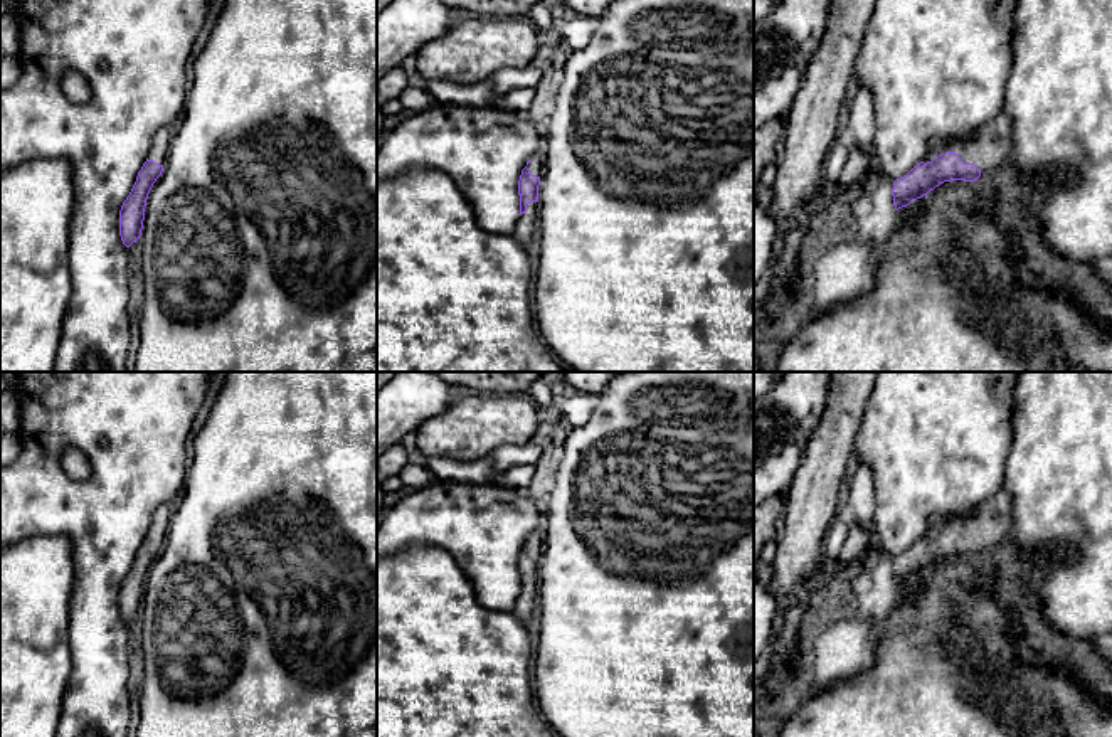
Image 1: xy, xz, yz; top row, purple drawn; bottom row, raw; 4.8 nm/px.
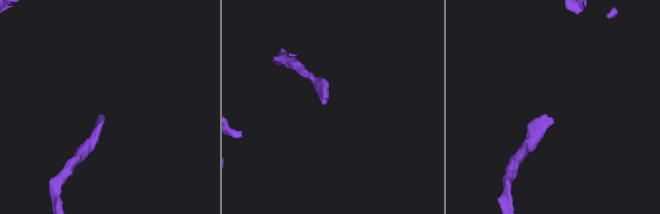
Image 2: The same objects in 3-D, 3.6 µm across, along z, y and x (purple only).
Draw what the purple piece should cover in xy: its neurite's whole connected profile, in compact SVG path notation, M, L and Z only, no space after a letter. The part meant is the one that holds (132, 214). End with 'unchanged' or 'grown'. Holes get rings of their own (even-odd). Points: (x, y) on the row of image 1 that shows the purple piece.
M162 128L153 136L153 145L150 148L148 158L143 163L141 170L138 172L136 182L130 195L121 205L119 236L126 247L136 242L141 236L146 199L153 183L163 172L172 135L173 128Z; grown

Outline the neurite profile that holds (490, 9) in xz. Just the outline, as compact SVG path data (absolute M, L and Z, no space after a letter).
M441 0L449 7L466 8L485 19L523 19L542 0Z

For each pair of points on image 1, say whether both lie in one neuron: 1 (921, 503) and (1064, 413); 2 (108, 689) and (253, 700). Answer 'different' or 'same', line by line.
1: different
2: different

